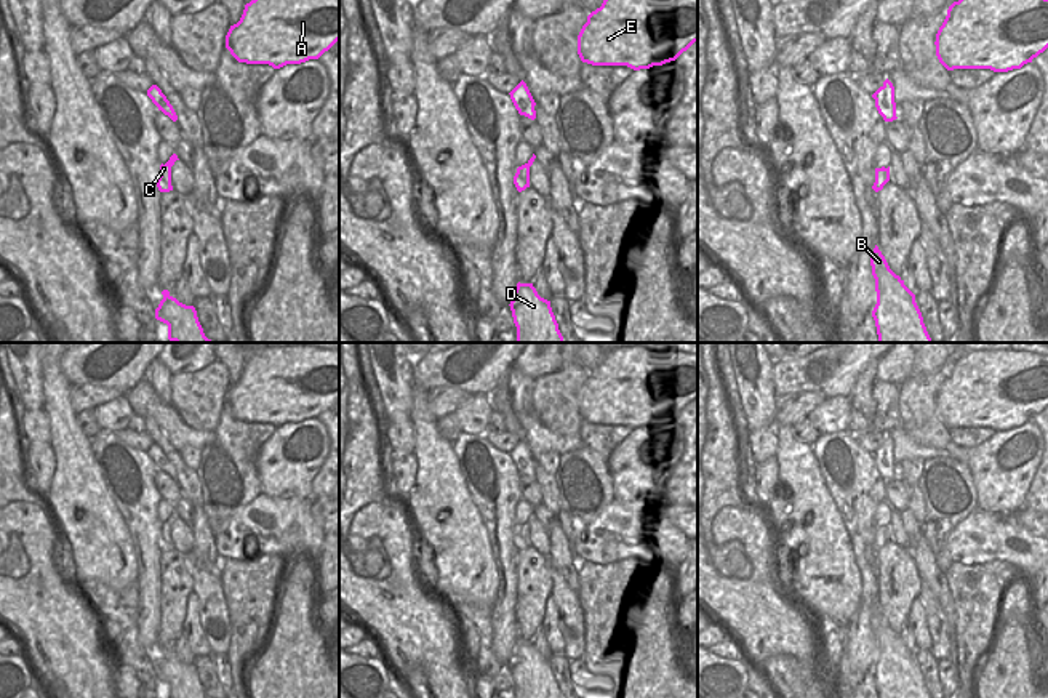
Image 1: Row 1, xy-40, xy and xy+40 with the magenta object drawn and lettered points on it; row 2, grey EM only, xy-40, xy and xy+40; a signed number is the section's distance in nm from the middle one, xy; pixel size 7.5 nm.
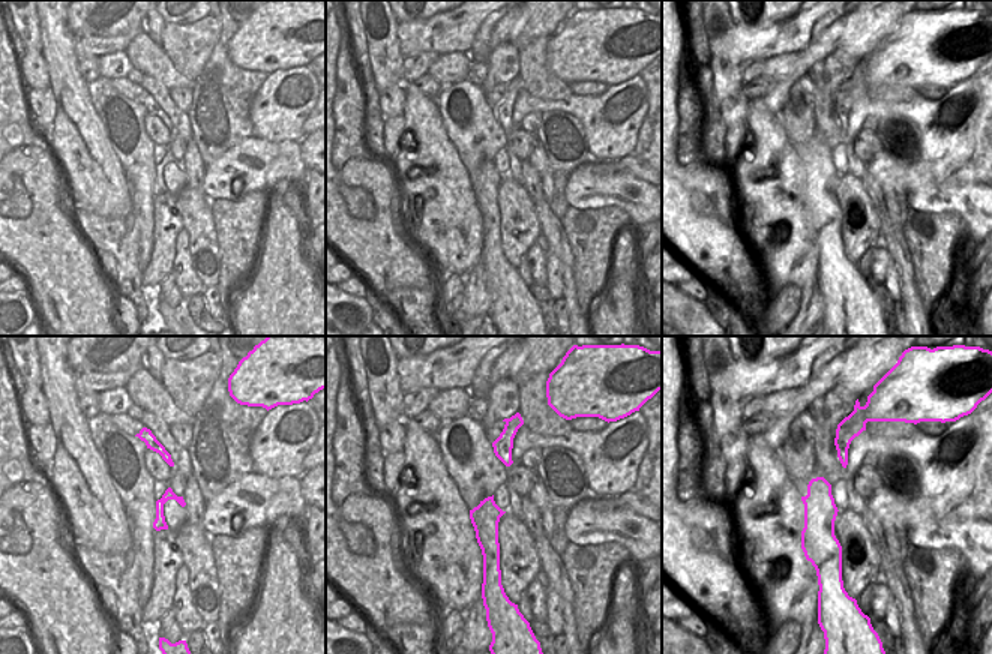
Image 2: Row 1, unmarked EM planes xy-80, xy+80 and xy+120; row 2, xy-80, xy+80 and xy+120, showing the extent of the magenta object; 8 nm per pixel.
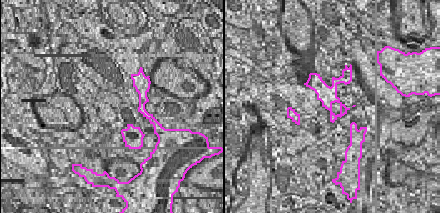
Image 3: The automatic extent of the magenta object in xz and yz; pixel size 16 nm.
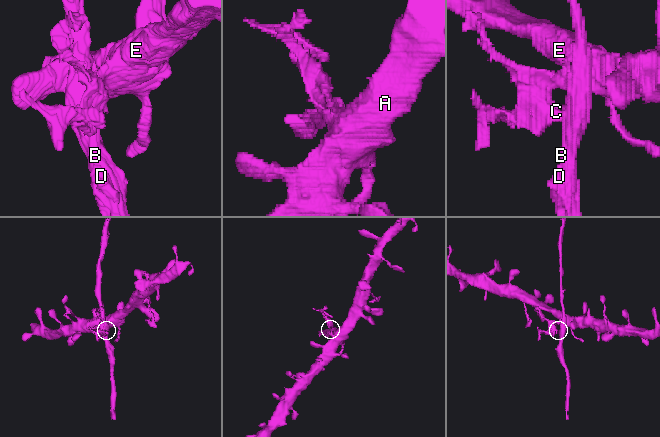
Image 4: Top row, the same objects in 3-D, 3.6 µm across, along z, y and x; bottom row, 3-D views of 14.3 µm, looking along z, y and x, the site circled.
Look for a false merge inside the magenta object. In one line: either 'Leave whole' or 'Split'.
Split

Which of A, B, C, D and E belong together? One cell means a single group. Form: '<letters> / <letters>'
A E / B C D

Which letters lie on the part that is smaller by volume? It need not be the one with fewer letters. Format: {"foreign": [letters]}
{"foreign": ["B", "C", "D"]}

